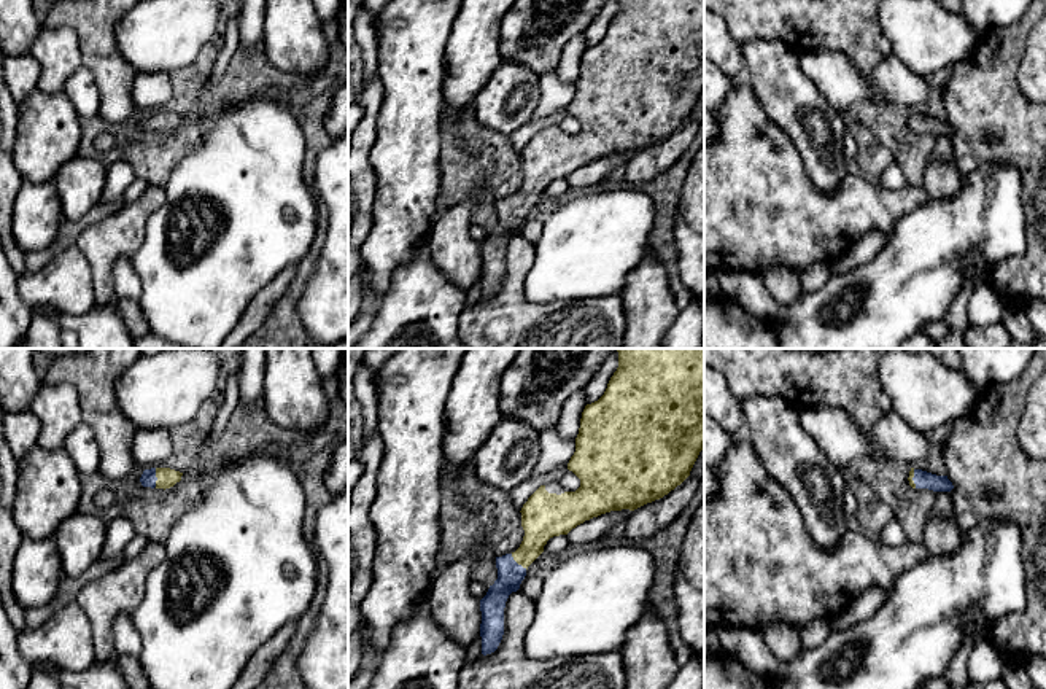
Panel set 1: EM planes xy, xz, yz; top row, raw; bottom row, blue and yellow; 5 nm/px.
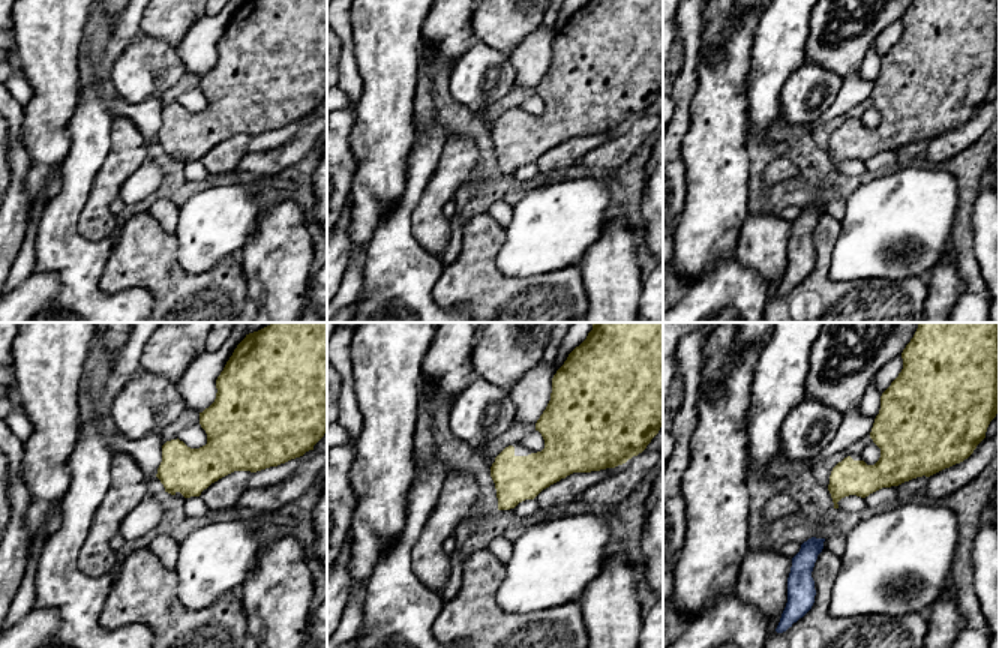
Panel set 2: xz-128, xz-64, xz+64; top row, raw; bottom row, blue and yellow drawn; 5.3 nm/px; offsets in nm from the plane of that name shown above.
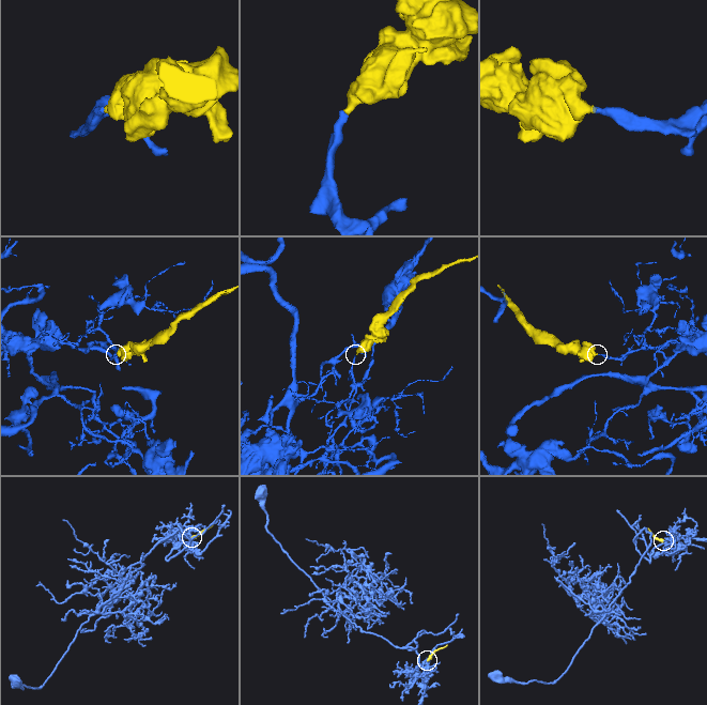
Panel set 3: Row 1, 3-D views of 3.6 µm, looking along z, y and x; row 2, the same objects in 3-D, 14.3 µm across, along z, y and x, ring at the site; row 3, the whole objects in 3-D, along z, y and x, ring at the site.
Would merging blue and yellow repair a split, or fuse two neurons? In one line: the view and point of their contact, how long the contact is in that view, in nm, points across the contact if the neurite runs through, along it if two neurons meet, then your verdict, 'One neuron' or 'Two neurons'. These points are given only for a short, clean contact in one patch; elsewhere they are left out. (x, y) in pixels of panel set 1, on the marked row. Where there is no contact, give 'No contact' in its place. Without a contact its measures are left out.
Touches blue at xy (156, 478). Shared border 100 nm. Path across: xy (148, 478), (156, 478), (167, 478). One neuron

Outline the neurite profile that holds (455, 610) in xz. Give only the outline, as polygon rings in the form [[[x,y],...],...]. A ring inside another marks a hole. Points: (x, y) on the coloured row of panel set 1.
[[[478,533],[469,554],[447,565],[428,594],[434,622],[466,649],[478,638],[482,624],[480,598],[471,594],[469,584],[477,560],[488,549],[490,535]]]

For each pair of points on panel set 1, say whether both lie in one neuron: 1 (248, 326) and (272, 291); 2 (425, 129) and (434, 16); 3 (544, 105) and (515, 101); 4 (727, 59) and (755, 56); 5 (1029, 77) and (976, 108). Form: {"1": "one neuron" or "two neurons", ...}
{"1": "one neuron", "2": "one neuron", "3": "two neurons", "4": "two neurons", "5": "two neurons"}

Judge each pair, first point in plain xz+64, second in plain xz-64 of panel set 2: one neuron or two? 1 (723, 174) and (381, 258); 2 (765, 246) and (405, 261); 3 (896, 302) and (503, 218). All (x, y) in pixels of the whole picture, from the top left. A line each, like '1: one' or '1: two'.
1: two
2: two
3: two

